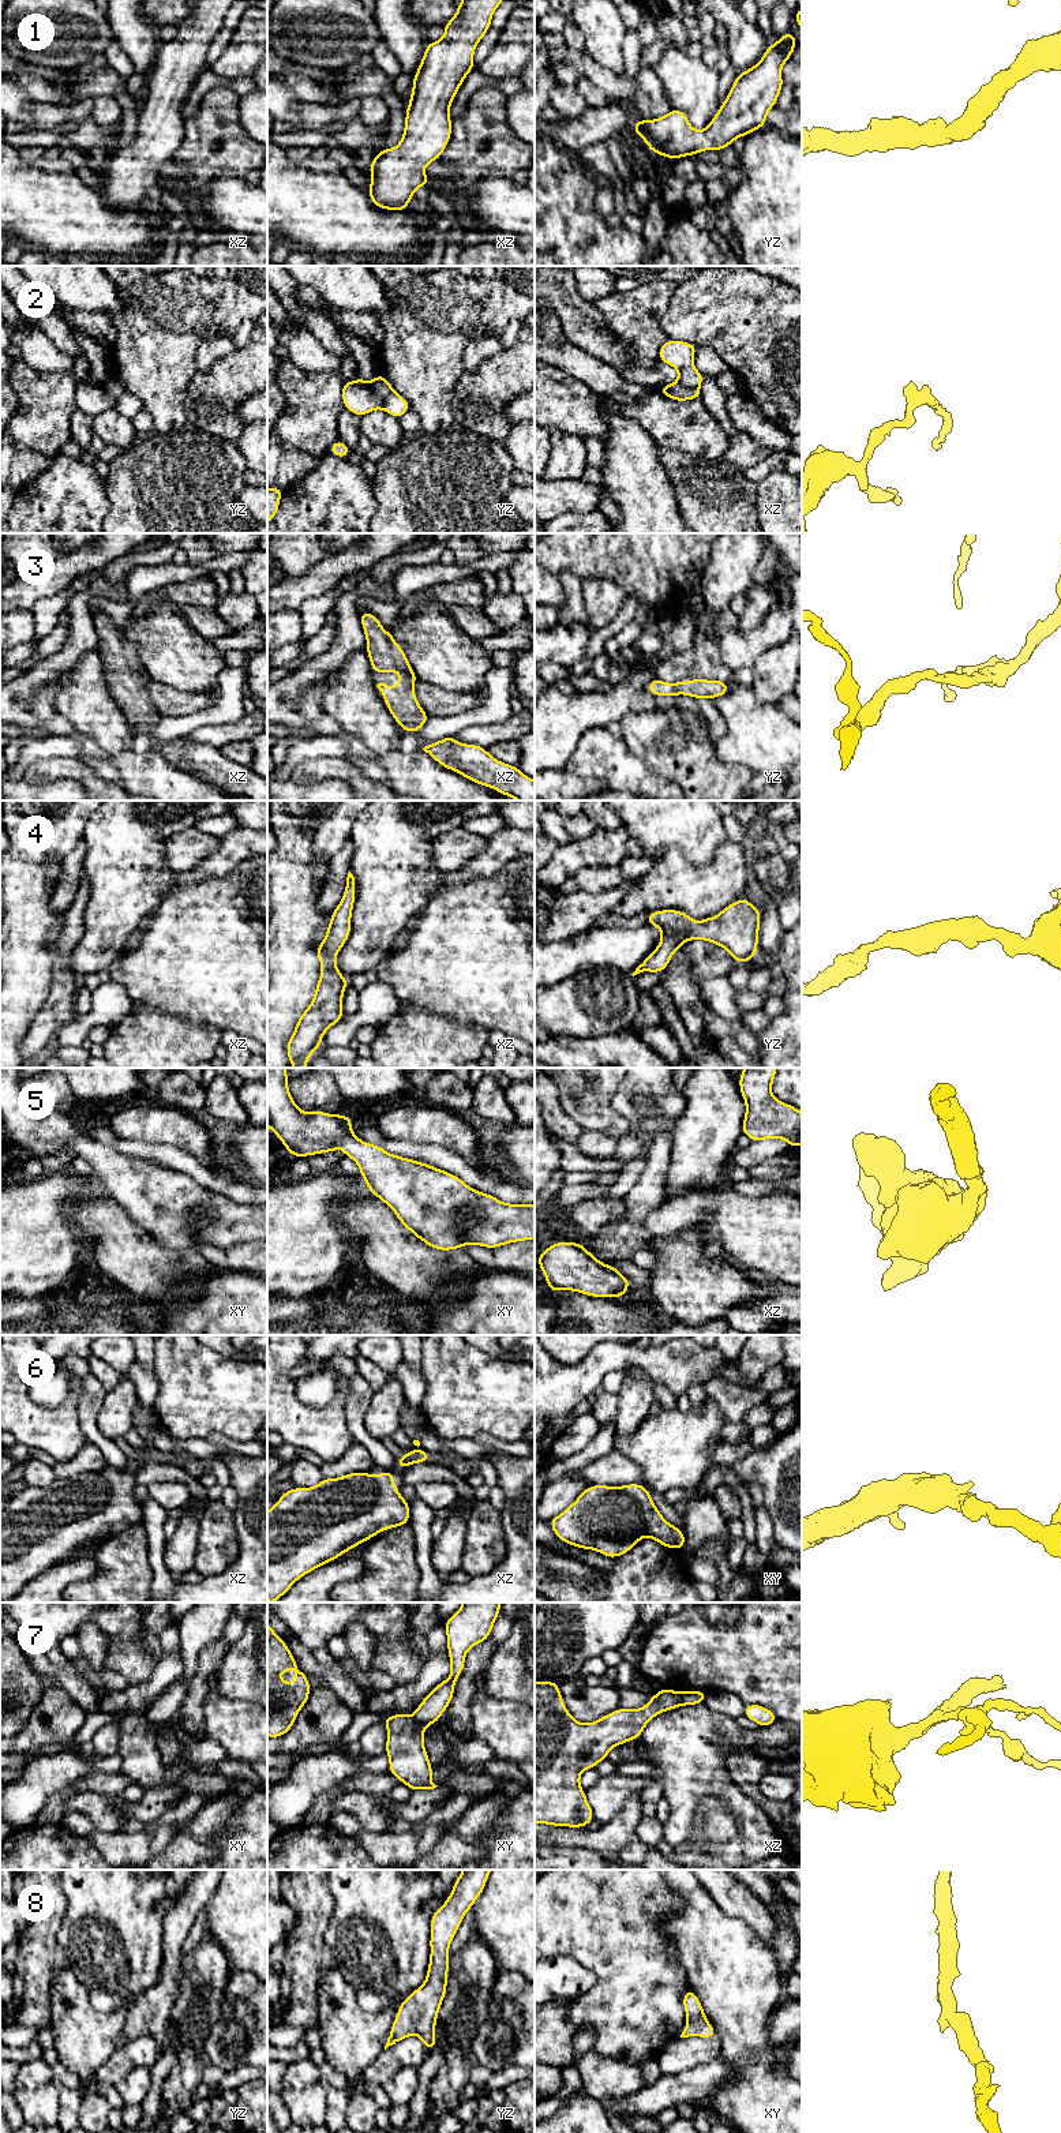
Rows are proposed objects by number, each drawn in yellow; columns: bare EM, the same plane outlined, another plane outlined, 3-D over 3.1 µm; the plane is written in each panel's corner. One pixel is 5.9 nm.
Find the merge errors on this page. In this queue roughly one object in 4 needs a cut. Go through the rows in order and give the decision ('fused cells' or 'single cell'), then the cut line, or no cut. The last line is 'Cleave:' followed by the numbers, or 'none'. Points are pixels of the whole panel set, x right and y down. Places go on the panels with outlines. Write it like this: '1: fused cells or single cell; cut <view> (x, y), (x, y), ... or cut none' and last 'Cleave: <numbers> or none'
1: single cell; cut none
2: fused cells; cut xz (677, 382), (688, 388), (698, 388)
3: single cell; cut none
4: single cell; cut none
5: single cell; cut none
6: single cell; cut none
7: fused cells; cut xy (412, 1716), (423, 1727)
8: single cell; cut none
Cleave: 2, 7

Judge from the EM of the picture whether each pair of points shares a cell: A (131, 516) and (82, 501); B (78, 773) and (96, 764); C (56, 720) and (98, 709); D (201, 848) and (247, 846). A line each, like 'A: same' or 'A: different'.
A: different
B: different
C: different
D: different

